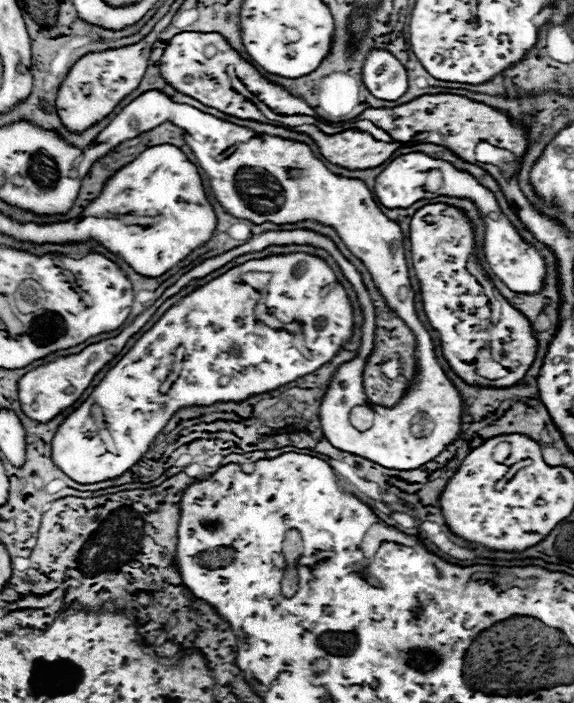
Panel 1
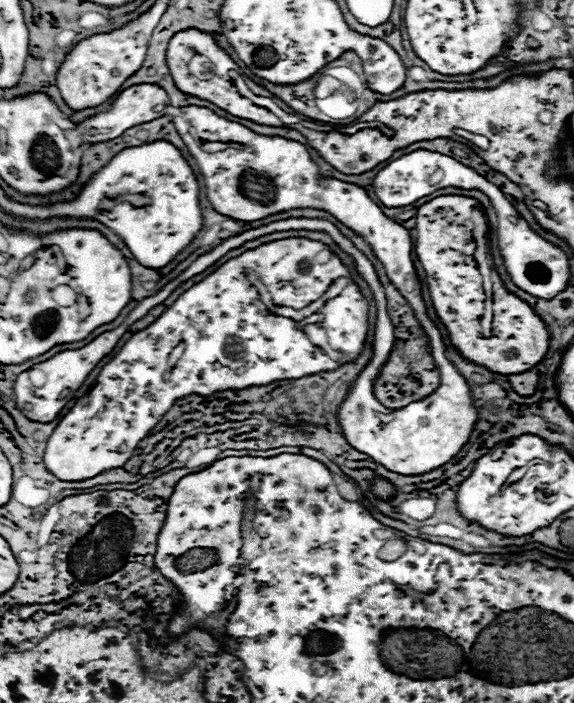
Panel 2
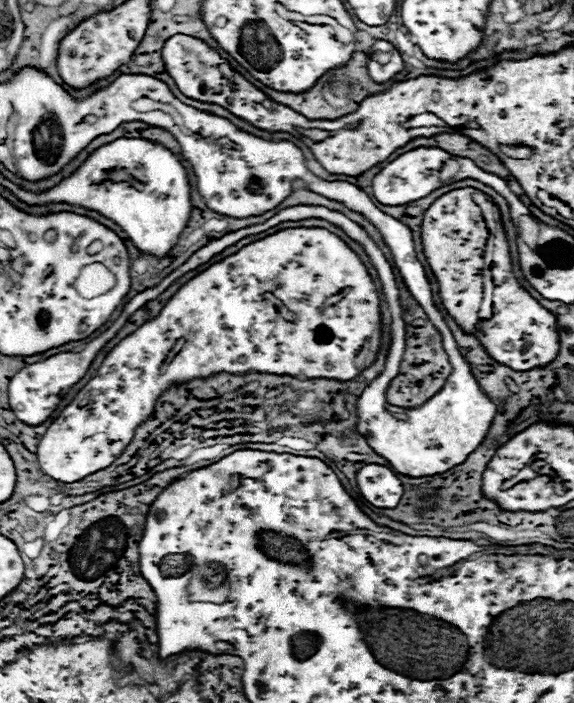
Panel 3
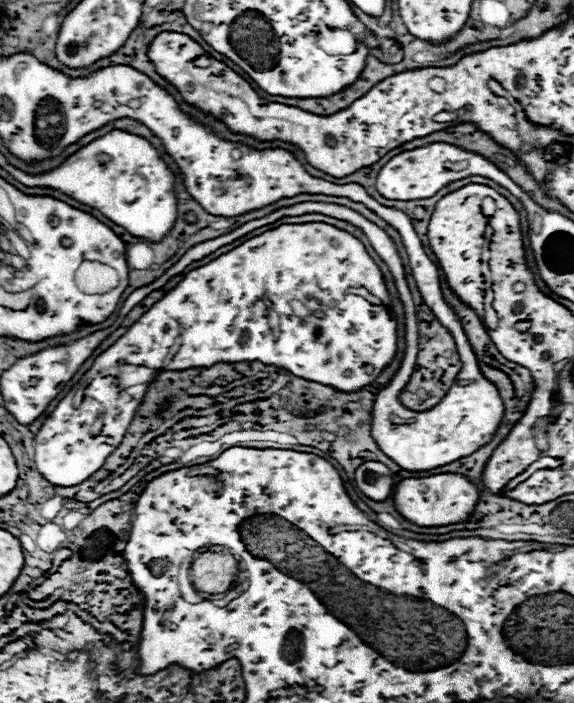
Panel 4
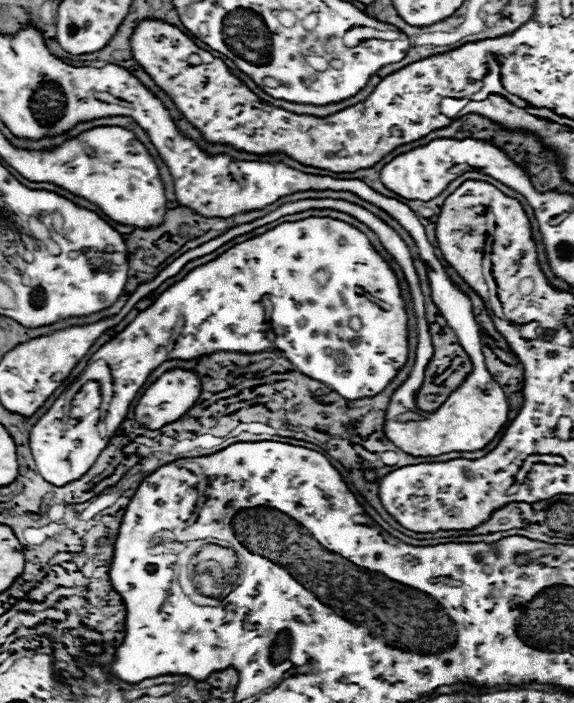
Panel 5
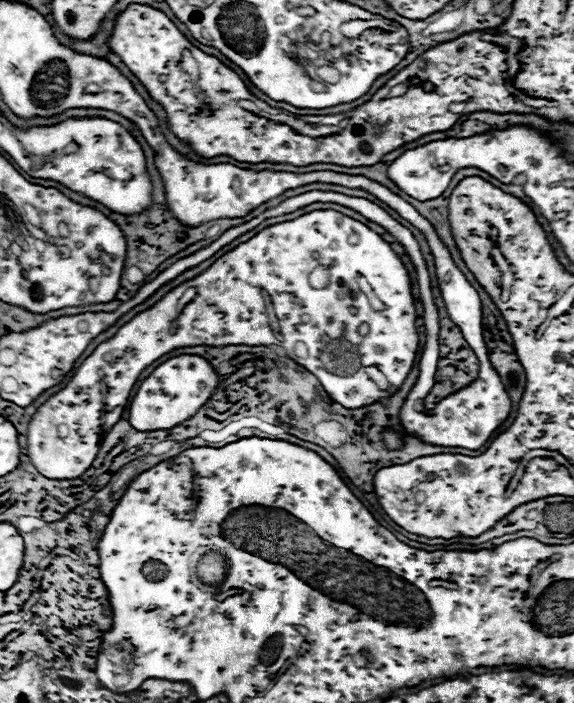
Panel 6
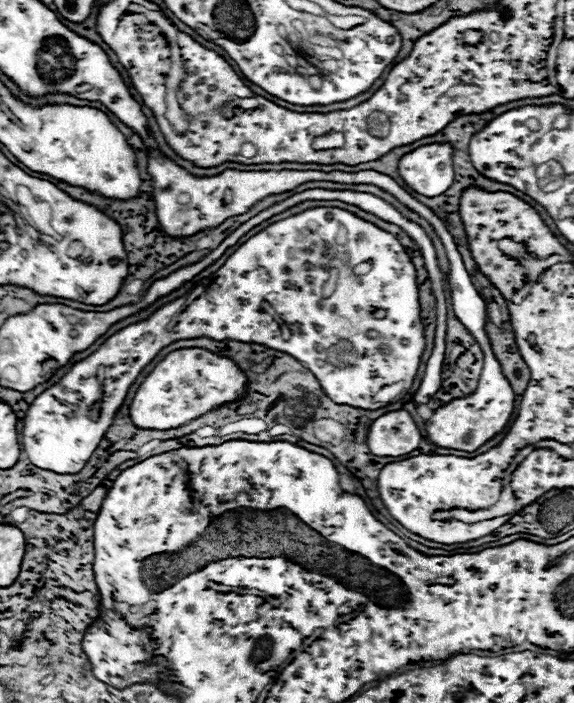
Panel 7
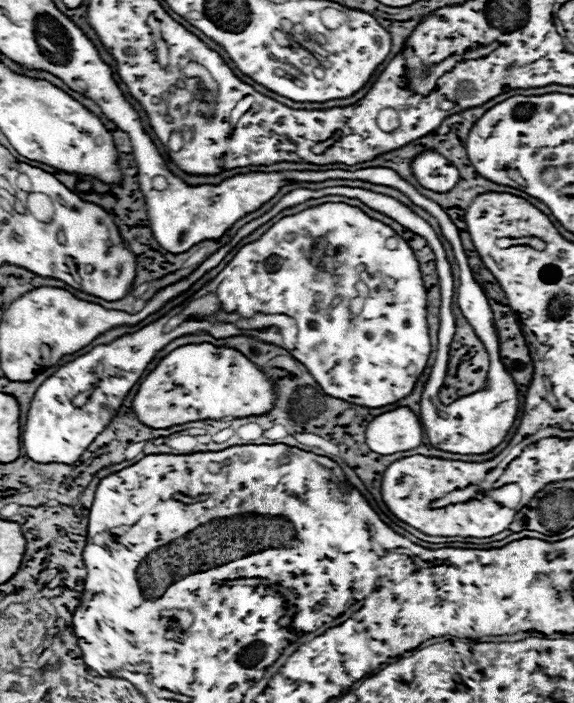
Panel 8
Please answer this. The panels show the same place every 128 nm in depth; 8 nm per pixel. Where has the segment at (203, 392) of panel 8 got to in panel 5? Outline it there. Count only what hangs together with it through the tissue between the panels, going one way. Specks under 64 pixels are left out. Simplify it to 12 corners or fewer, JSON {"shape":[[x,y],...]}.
{"shape":[[164,372],[138,400],[150,430],[178,420],[200,396],[200,378]]}

